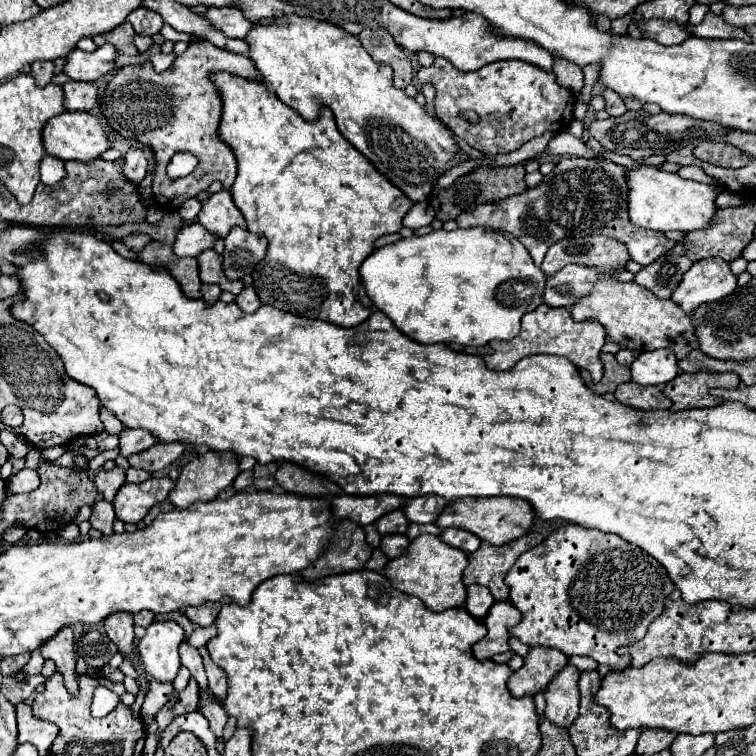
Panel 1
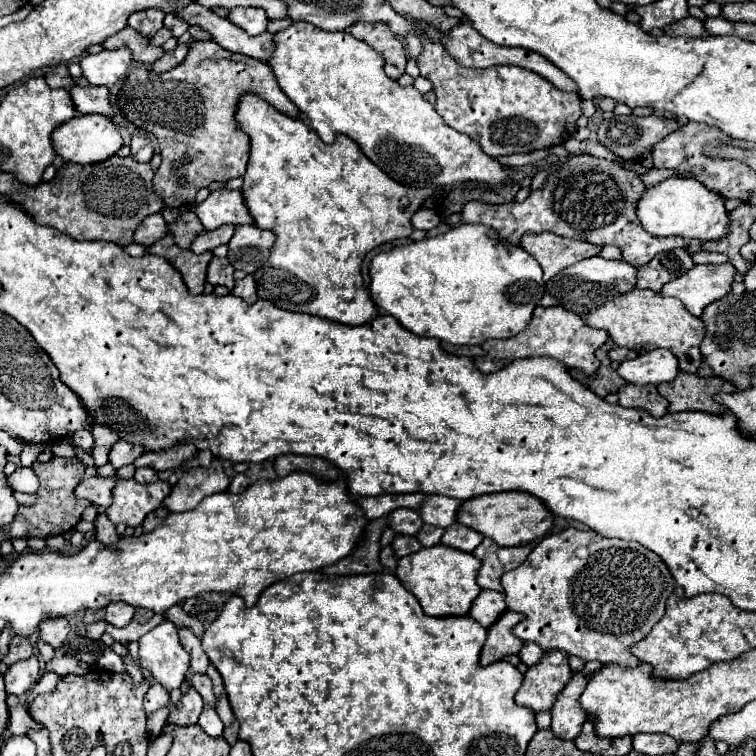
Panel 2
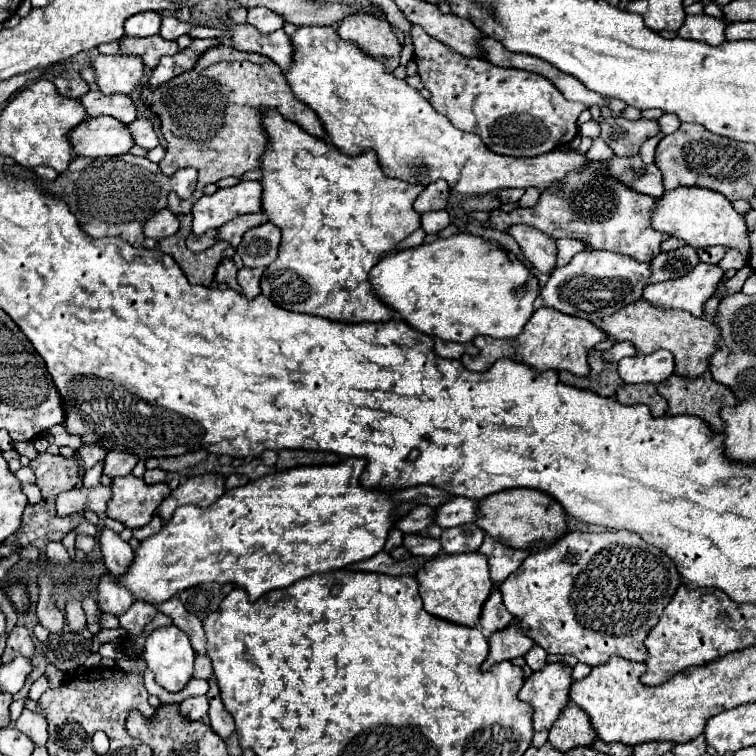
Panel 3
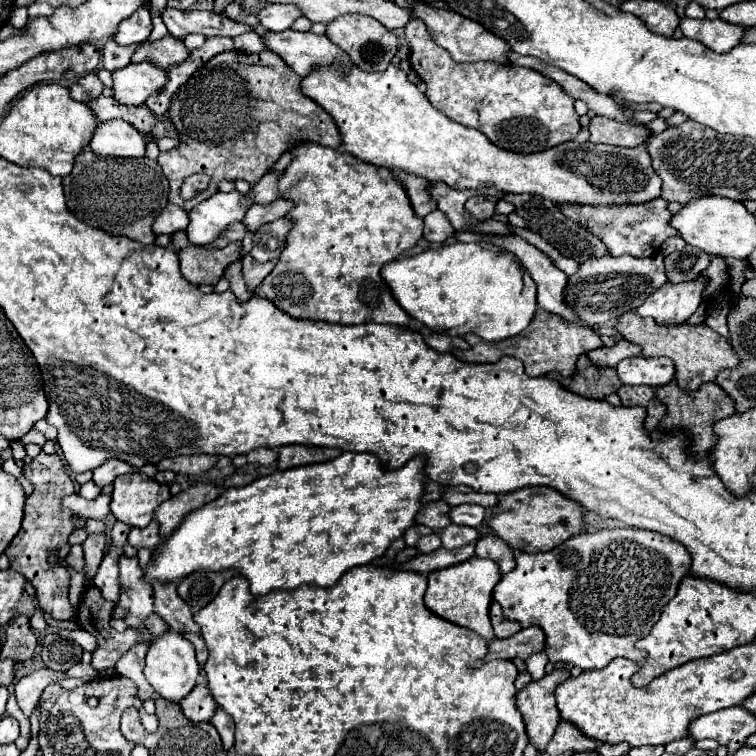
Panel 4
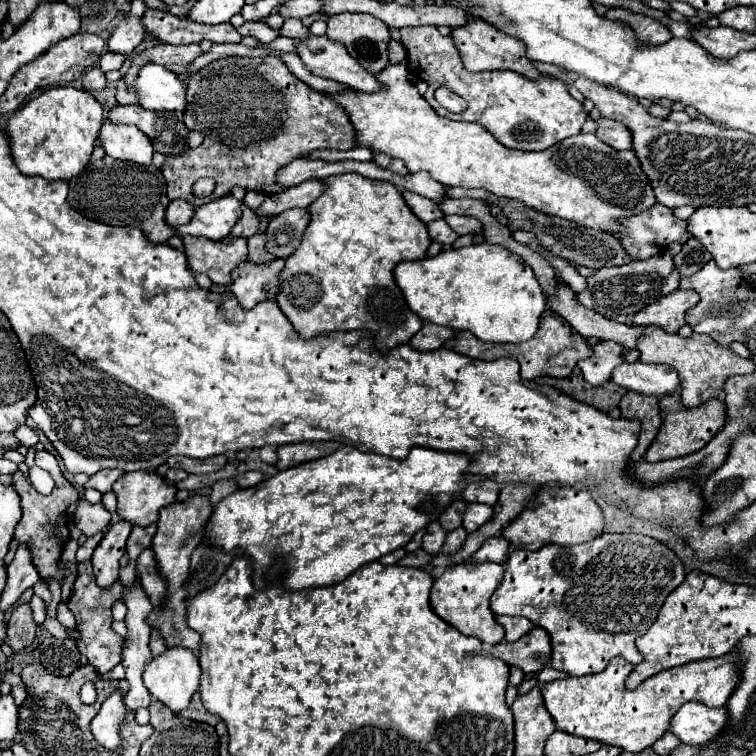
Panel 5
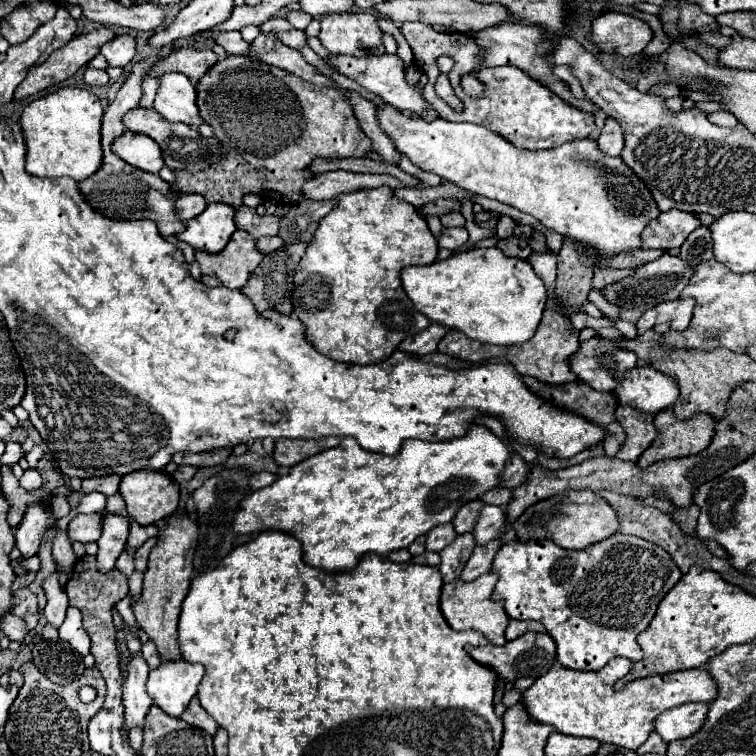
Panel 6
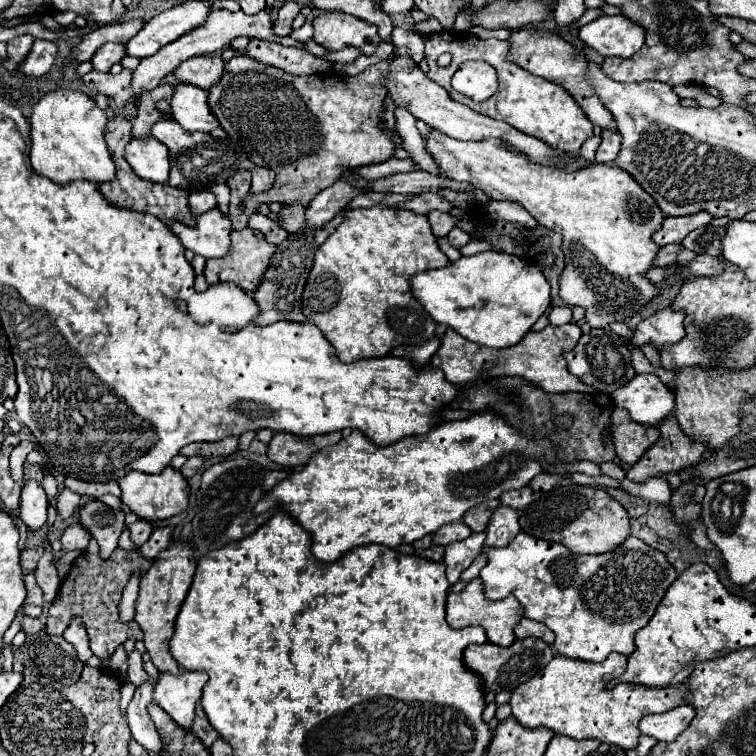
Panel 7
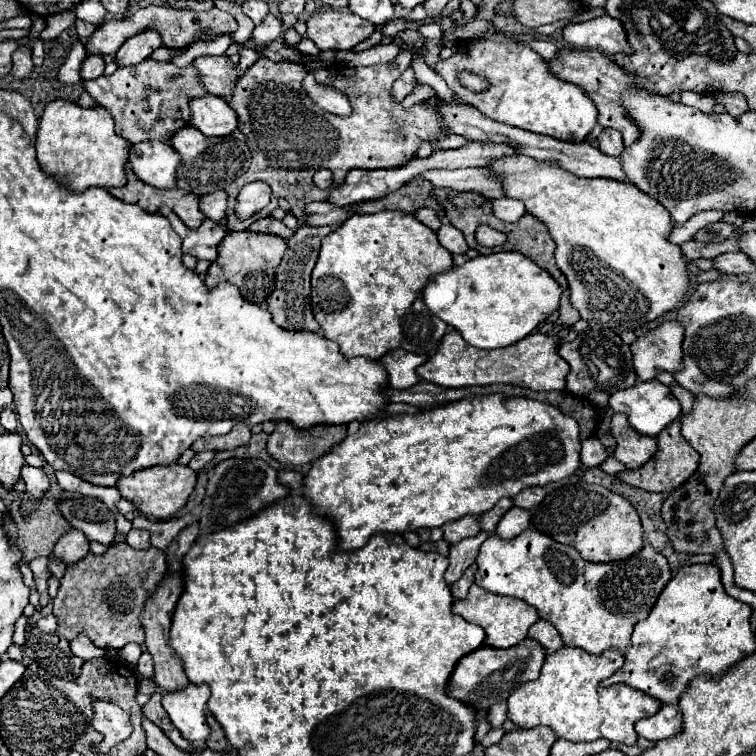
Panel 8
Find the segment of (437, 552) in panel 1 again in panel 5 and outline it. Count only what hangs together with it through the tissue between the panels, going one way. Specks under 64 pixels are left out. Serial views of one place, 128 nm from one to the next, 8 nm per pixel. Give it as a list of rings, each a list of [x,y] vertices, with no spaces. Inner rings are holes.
[[[456,564],[456,566],[448,566],[446,572],[434,580],[432,586],[432,594],[430,594],[430,604],[434,608],[434,612],[446,620],[448,624],[452,624],[456,630],[460,630],[466,636],[476,636],[480,638],[484,644],[498,644],[504,640],[504,628],[496,622],[494,612],[490,610],[490,596],[496,590],[496,586],[502,580],[502,572],[504,568],[500,564]]]

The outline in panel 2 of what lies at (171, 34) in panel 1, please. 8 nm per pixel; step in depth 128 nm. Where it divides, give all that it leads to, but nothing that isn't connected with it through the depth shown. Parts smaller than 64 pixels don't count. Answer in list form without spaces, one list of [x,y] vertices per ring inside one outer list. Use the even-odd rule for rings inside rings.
[[[166,14],[166,18],[164,18],[164,26],[168,26],[168,28],[174,32],[176,38],[182,36],[182,34],[188,30],[188,24],[186,24],[184,20],[180,20],[176,14]]]

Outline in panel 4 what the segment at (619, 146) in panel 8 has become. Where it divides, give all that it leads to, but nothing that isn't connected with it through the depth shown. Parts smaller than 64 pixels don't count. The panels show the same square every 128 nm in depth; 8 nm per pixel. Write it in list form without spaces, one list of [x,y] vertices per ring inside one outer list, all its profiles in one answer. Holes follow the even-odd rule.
[[[594,116],[588,128],[590,128],[590,142],[602,142],[602,144],[626,146],[626,148],[634,148],[642,144],[648,136],[648,130],[644,126],[620,124],[604,116]]]

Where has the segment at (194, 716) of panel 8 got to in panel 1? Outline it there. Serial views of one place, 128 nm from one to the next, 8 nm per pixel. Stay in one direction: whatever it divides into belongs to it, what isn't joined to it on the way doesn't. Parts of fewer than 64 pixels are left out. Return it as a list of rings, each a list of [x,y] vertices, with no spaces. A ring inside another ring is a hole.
[[[152,622],[138,644],[144,672],[158,682],[174,682],[180,670],[178,646],[184,640],[184,630],[176,622]]]

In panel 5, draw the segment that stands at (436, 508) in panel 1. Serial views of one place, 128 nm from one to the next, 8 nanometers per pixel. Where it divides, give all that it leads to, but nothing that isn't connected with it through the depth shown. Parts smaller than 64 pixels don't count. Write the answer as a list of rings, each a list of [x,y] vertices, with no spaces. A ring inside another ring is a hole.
[[[470,504],[466,514],[464,514],[464,528],[468,534],[476,532],[482,524],[486,524],[492,518],[492,508],[484,504]]]

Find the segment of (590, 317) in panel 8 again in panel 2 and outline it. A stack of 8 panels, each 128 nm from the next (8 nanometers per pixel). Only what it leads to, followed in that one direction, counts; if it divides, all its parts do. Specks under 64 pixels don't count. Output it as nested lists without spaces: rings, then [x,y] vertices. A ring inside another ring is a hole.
[[[292,22],[286,30],[274,34],[274,40],[276,52],[268,64],[272,66],[284,94],[300,108],[326,144],[336,142],[338,134],[352,138],[378,168],[382,168],[392,180],[410,188],[456,186],[462,182],[496,186],[504,184],[504,180],[512,180],[514,170],[510,166],[484,154],[470,136],[448,128],[434,106],[426,102],[416,88],[404,88],[396,80],[388,78],[384,72],[384,58],[362,40],[356,40],[350,32],[326,32],[308,22]],[[652,168],[652,170],[648,170],[646,174],[640,174],[640,180],[642,180],[642,184],[646,184],[646,188],[650,188],[650,186],[654,186],[654,184],[664,182],[664,180],[670,178],[670,176],[674,176],[674,172],[660,170],[660,168]]]

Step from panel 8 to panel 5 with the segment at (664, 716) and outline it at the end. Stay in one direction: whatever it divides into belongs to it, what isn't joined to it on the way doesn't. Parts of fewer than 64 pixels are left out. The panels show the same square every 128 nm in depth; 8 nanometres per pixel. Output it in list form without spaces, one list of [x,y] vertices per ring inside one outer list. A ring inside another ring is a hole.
[[[686,702],[670,720],[670,732],[684,744],[710,742],[728,720],[726,708],[708,708],[702,702]]]

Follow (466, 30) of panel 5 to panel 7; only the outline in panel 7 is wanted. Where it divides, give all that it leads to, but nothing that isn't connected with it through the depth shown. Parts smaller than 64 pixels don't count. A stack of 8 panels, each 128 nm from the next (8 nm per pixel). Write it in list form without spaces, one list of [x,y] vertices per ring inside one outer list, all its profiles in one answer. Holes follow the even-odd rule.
[[[514,30],[510,36],[512,42],[512,54],[510,58],[520,64],[524,70],[546,78],[550,82],[560,84],[562,88],[566,88],[572,98],[582,106],[582,110],[586,112],[586,116],[590,118],[590,122],[594,126],[600,126],[602,130],[618,130],[616,128],[616,120],[612,118],[612,112],[608,112],[604,108],[604,104],[600,102],[600,98],[596,96],[594,88],[588,84],[588,64],[590,60],[586,58],[584,52],[578,52],[574,44],[566,42],[564,38],[560,38],[554,32],[540,32],[540,30]]]

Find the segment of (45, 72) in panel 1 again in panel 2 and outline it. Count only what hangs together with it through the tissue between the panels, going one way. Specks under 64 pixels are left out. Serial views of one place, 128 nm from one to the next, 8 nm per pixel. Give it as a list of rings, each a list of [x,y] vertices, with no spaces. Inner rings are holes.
[[[58,64],[58,66],[54,66],[54,68],[46,68],[44,78],[46,78],[46,84],[48,84],[50,88],[70,90],[72,86],[76,86],[76,82],[74,82],[74,78],[70,76],[66,64]]]

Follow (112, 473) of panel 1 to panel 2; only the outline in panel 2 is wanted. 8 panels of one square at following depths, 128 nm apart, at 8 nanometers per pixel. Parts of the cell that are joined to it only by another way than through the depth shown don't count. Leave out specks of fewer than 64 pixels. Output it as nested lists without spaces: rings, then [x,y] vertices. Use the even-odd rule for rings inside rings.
[[[86,478],[76,486],[76,498],[78,500],[88,500],[92,502],[98,510],[104,510],[112,504],[112,488],[114,488],[114,480],[106,480],[106,478]]]

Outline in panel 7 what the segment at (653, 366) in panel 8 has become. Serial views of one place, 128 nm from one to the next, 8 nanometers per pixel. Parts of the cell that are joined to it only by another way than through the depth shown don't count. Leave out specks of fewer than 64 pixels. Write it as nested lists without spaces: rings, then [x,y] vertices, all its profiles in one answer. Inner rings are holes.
[[[674,308],[660,310],[658,314],[654,314],[648,320],[638,324],[638,328],[634,332],[634,338],[630,342],[636,348],[642,348],[644,342],[652,342],[660,350],[668,344],[680,342],[686,336],[686,330],[684,330],[682,322],[684,322],[682,312],[678,312]]]

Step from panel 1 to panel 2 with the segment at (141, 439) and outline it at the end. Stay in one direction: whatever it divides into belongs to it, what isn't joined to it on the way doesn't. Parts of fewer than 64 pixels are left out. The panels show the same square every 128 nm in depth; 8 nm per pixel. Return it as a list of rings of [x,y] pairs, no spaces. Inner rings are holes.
[[[118,440],[112,450],[110,450],[110,464],[120,470],[122,466],[126,464],[134,464],[134,460],[144,452],[144,448],[140,446],[134,446],[134,444],[128,444],[124,440]]]

